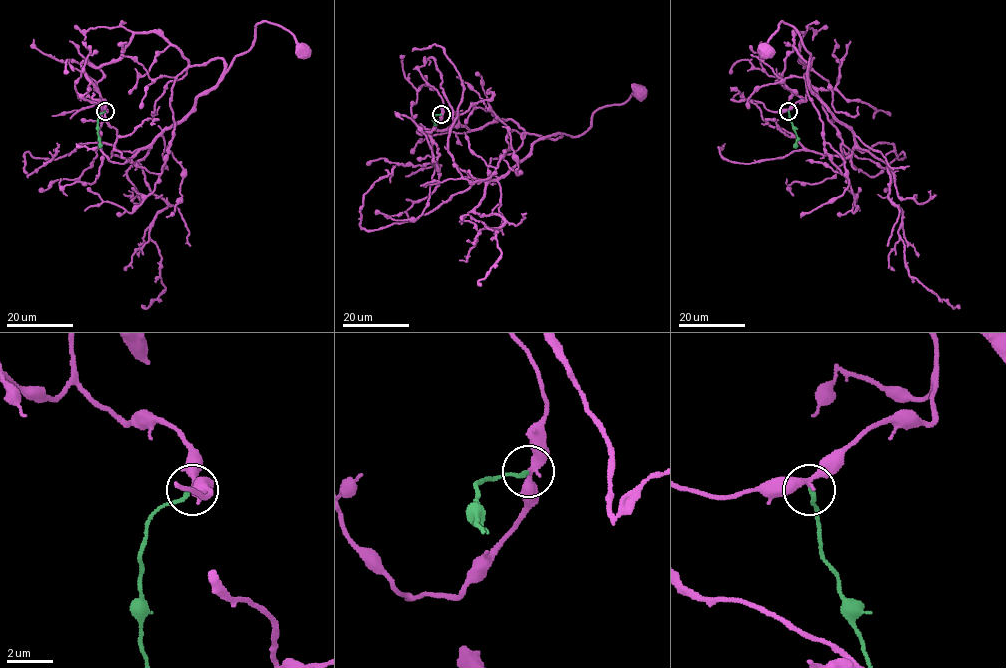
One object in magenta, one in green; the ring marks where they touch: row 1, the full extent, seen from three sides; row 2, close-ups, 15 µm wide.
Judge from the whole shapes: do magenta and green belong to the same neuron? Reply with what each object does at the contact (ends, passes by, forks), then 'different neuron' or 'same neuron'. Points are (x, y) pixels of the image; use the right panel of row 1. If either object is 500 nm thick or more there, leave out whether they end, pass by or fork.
magenta passes by; green ends there; same neuron

